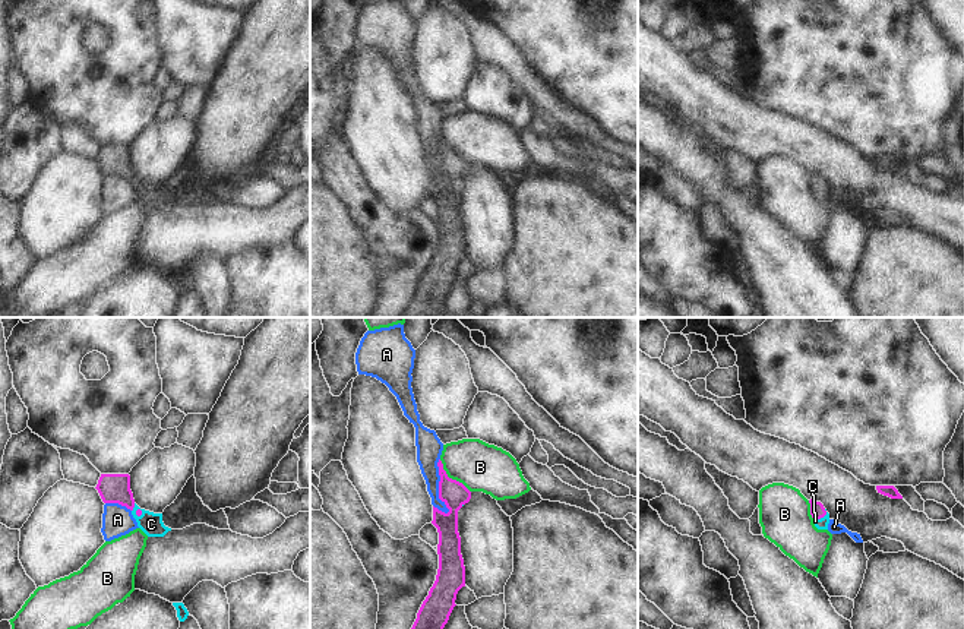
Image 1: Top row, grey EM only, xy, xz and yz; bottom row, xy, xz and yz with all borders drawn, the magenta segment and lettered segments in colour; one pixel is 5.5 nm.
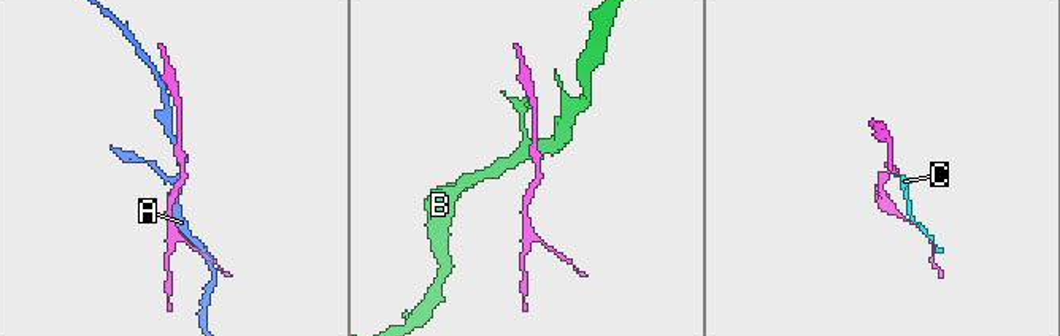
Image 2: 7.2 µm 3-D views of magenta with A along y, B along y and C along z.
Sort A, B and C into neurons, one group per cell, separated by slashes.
A / B / C

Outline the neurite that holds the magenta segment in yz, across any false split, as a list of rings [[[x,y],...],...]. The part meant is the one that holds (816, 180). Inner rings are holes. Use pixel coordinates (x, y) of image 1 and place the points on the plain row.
[[[813,171],[809,173],[810,176],[810,187],[813,190],[813,196],[818,202],[828,202],[829,196],[829,186],[824,180],[821,174],[816,174]]]

